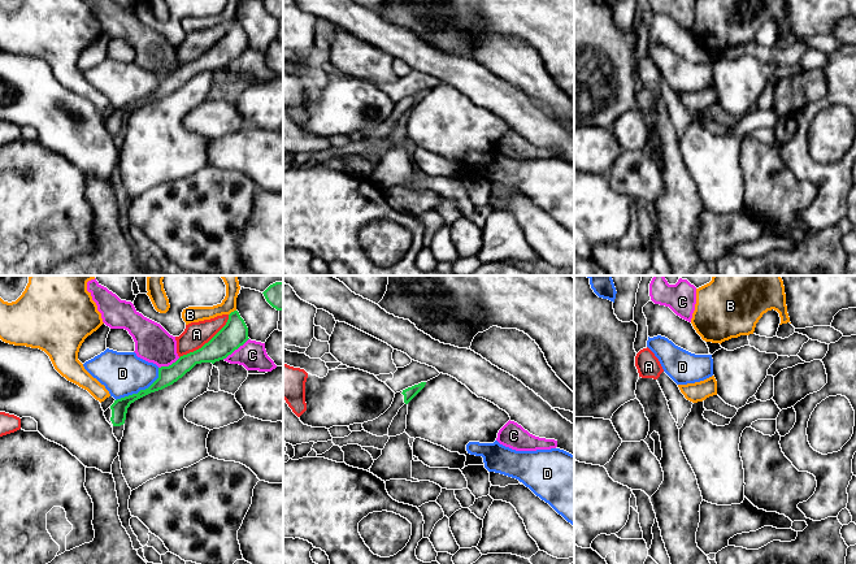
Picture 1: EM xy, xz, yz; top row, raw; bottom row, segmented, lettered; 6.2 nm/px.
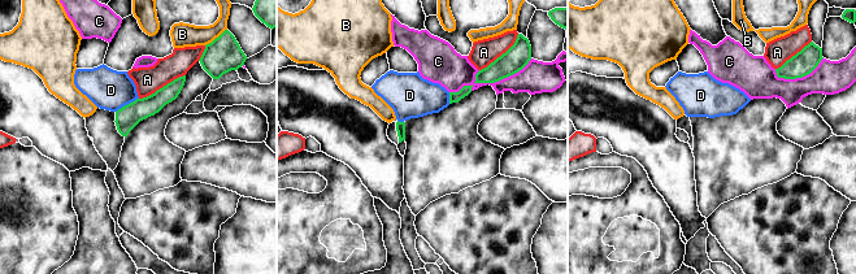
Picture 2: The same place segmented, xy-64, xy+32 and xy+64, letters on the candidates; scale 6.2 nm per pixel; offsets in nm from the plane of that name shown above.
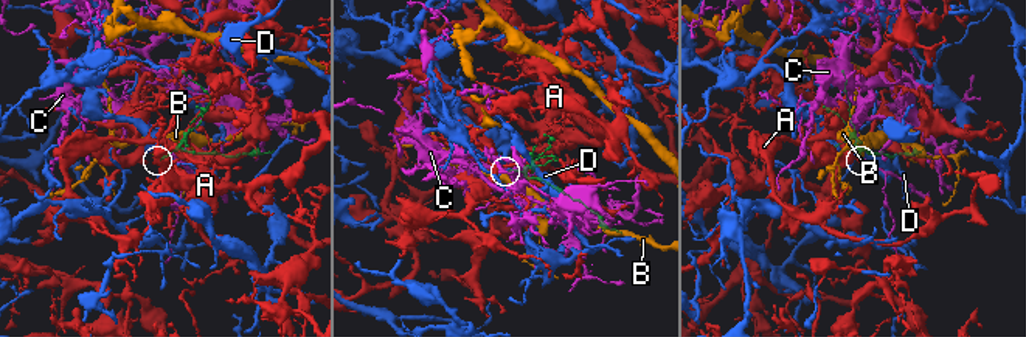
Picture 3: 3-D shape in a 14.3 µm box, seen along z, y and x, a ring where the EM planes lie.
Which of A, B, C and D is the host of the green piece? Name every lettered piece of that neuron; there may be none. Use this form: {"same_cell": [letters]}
{"same_cell": []}

